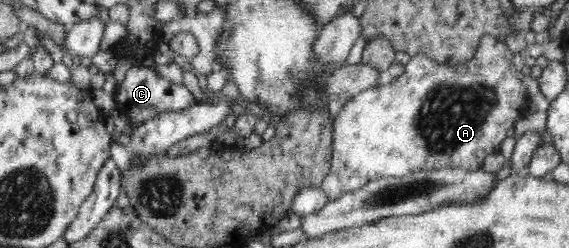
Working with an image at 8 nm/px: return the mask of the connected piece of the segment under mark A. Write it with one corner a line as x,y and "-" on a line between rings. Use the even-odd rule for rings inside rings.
492,34
482,35
472,58
458,65
443,63
422,53
410,55
410,60
408,60
408,64
405,66
404,74
400,74
398,78
394,78
390,84
376,85
355,94
344,106
341,106
332,122
332,128
335,131
332,138
331,165
320,188
326,193
328,200
331,201
338,198
343,192
360,188
367,182
378,180
380,177
401,177
414,171
440,170
446,167
460,167
469,171
480,169
484,158
498,152
500,146
502,146
502,142
508,138
508,130
513,128
514,122
518,118
524,116
524,112
528,109
527,94
528,86
522,82
522,77
513,65
508,46
503,40

